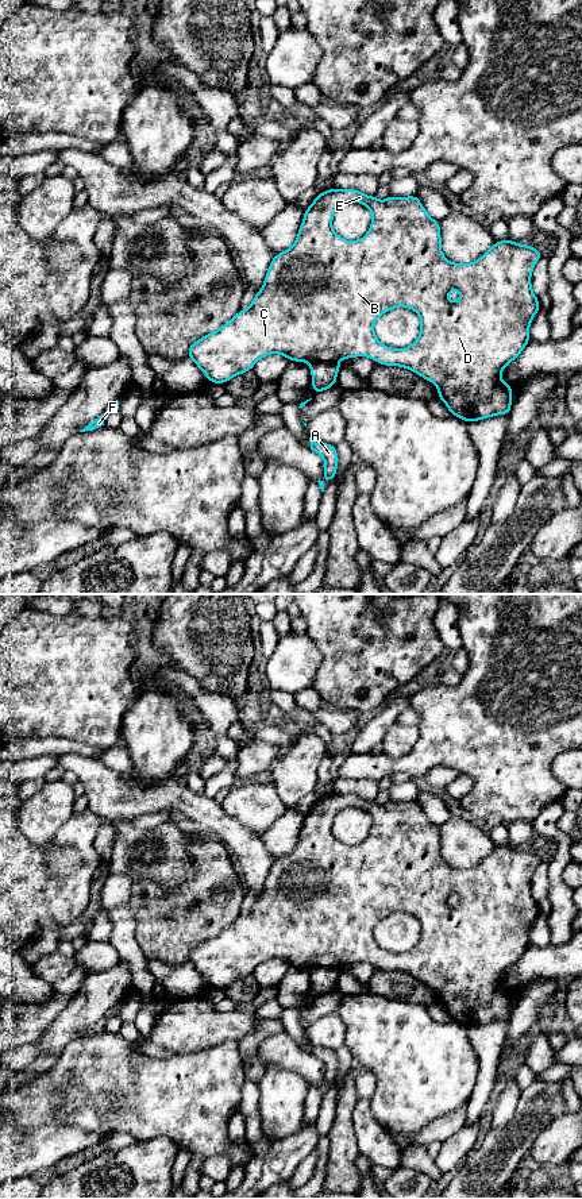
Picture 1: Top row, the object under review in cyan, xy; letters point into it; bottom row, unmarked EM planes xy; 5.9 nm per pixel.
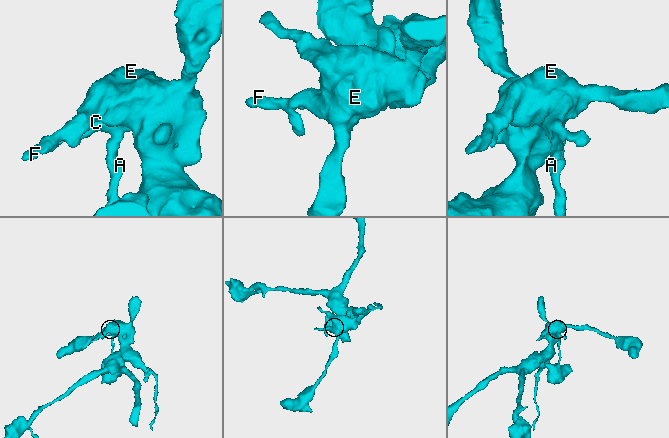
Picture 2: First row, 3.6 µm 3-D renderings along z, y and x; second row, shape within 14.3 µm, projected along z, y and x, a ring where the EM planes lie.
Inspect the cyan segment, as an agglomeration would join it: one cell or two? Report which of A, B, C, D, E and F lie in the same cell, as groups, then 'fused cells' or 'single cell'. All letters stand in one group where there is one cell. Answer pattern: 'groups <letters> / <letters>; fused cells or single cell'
groups A / B C D E F; fused cells

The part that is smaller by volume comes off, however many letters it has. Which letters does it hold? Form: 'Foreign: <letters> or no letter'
Foreign: A

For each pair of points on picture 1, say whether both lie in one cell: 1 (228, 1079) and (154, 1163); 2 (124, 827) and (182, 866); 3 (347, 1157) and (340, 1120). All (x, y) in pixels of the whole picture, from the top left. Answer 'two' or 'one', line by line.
1: two
2: one
3: one

